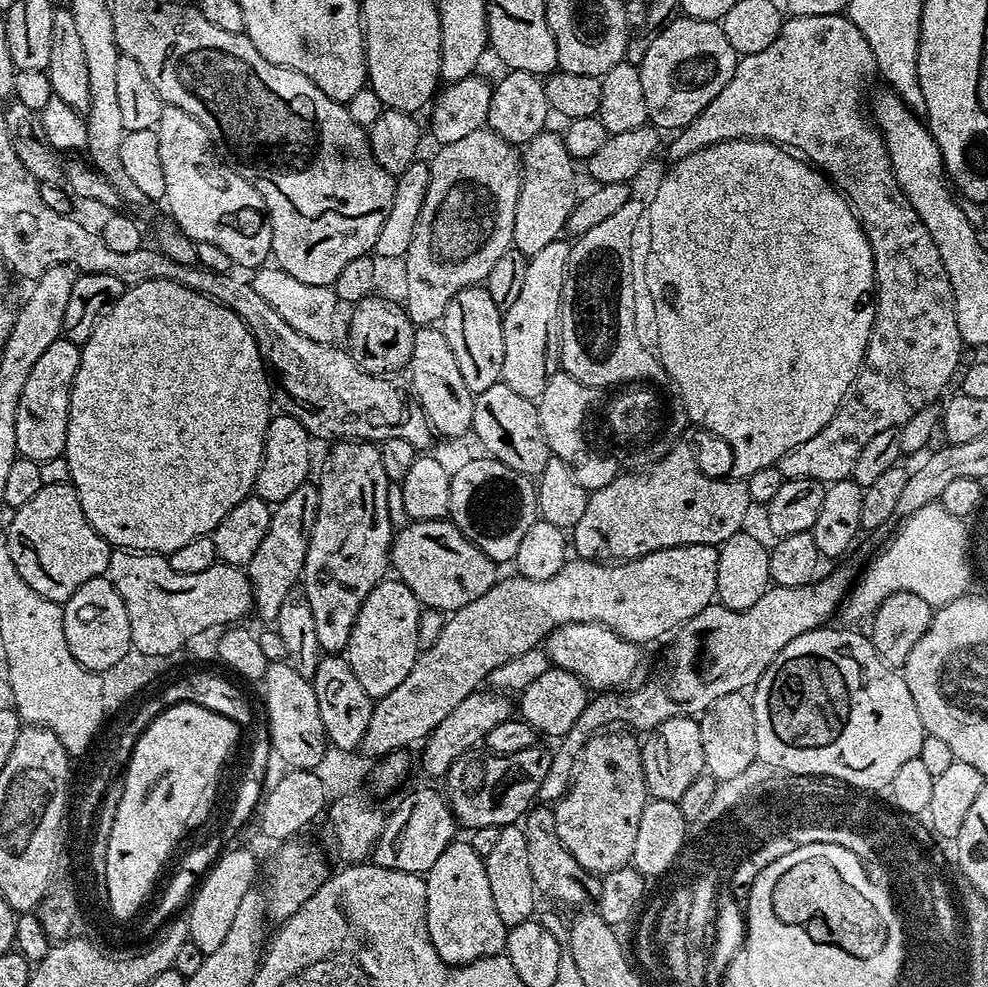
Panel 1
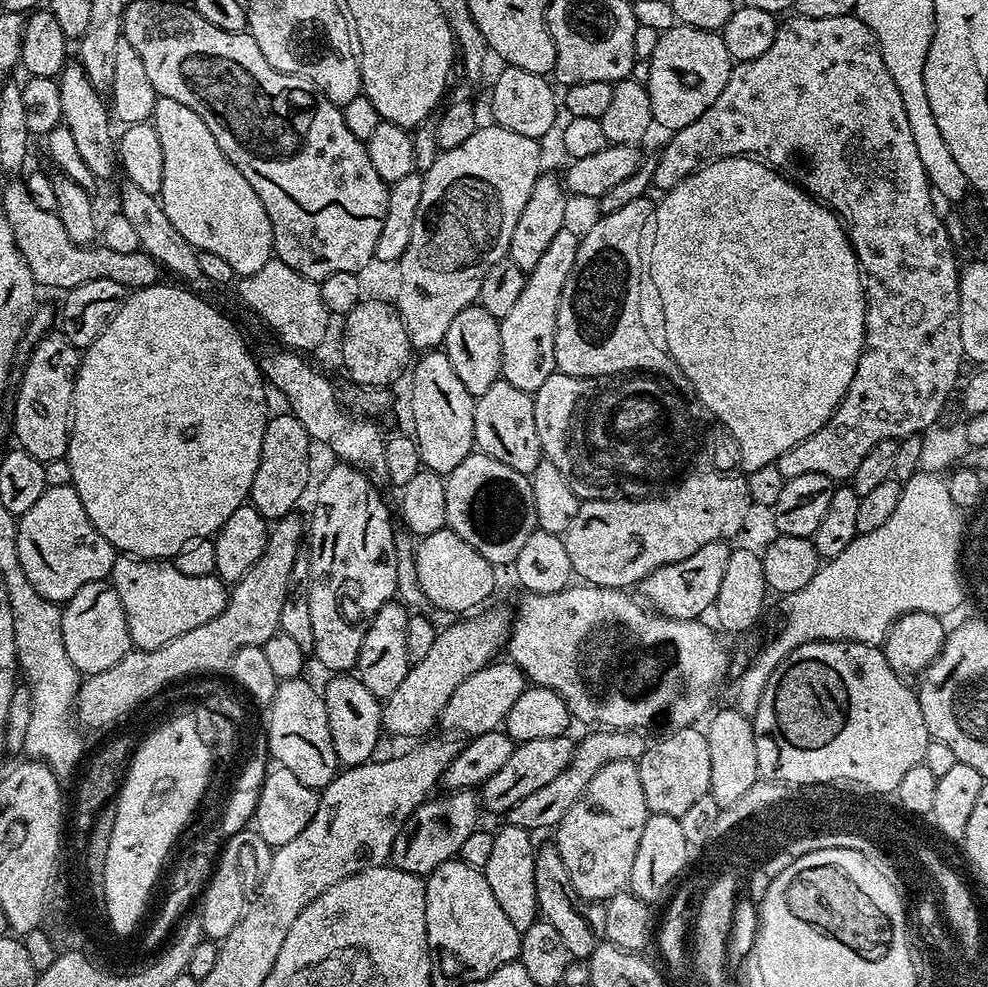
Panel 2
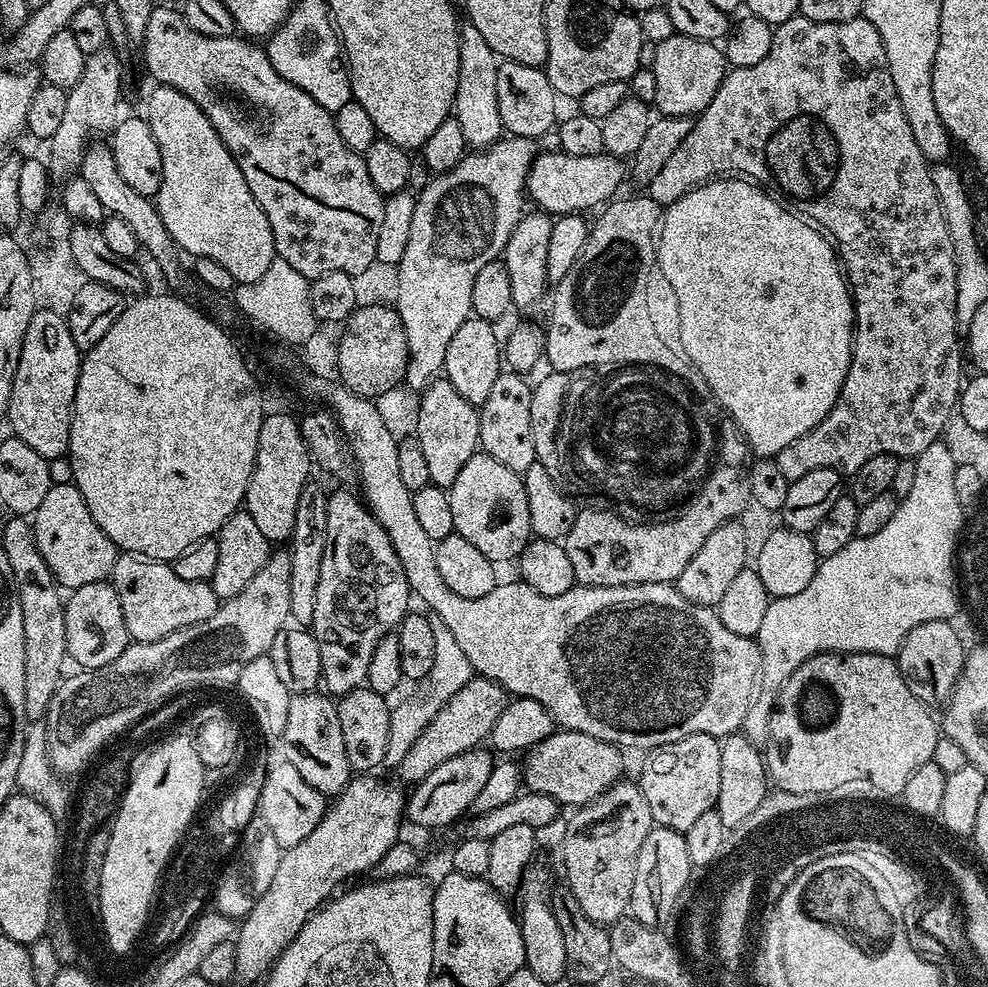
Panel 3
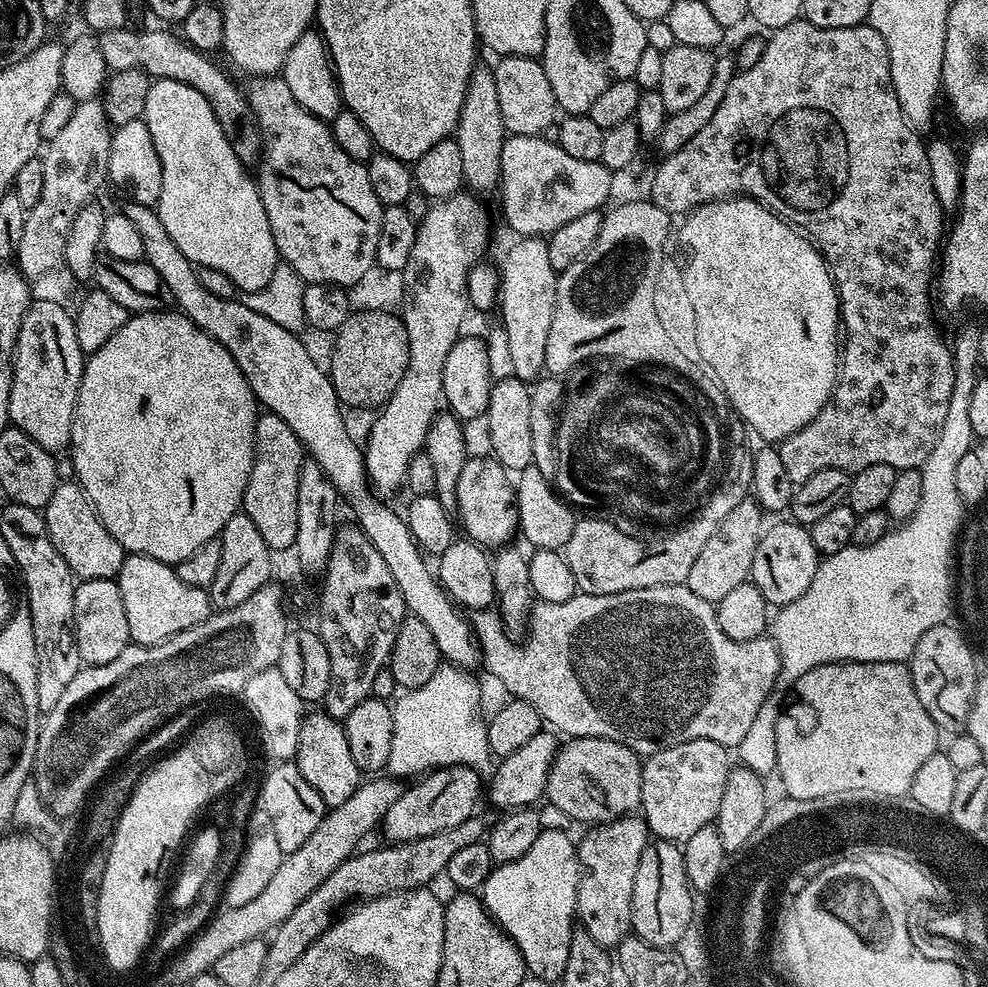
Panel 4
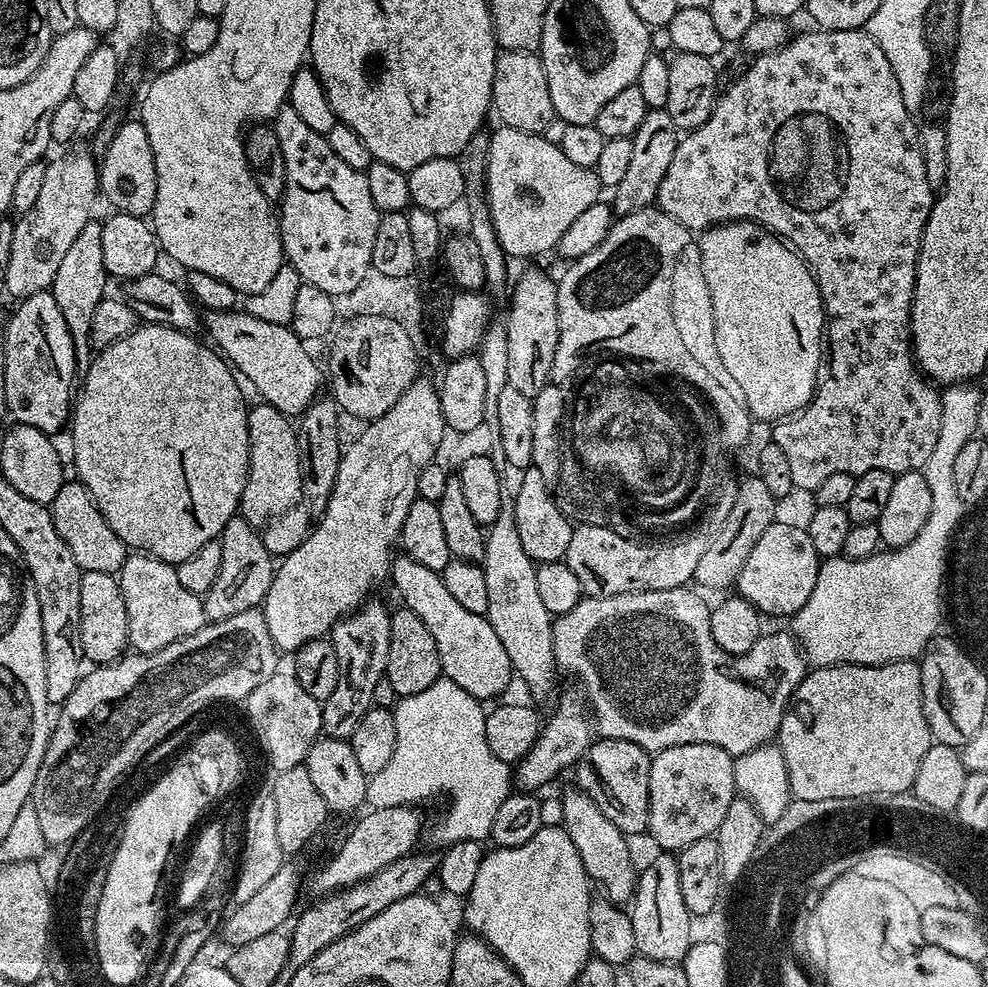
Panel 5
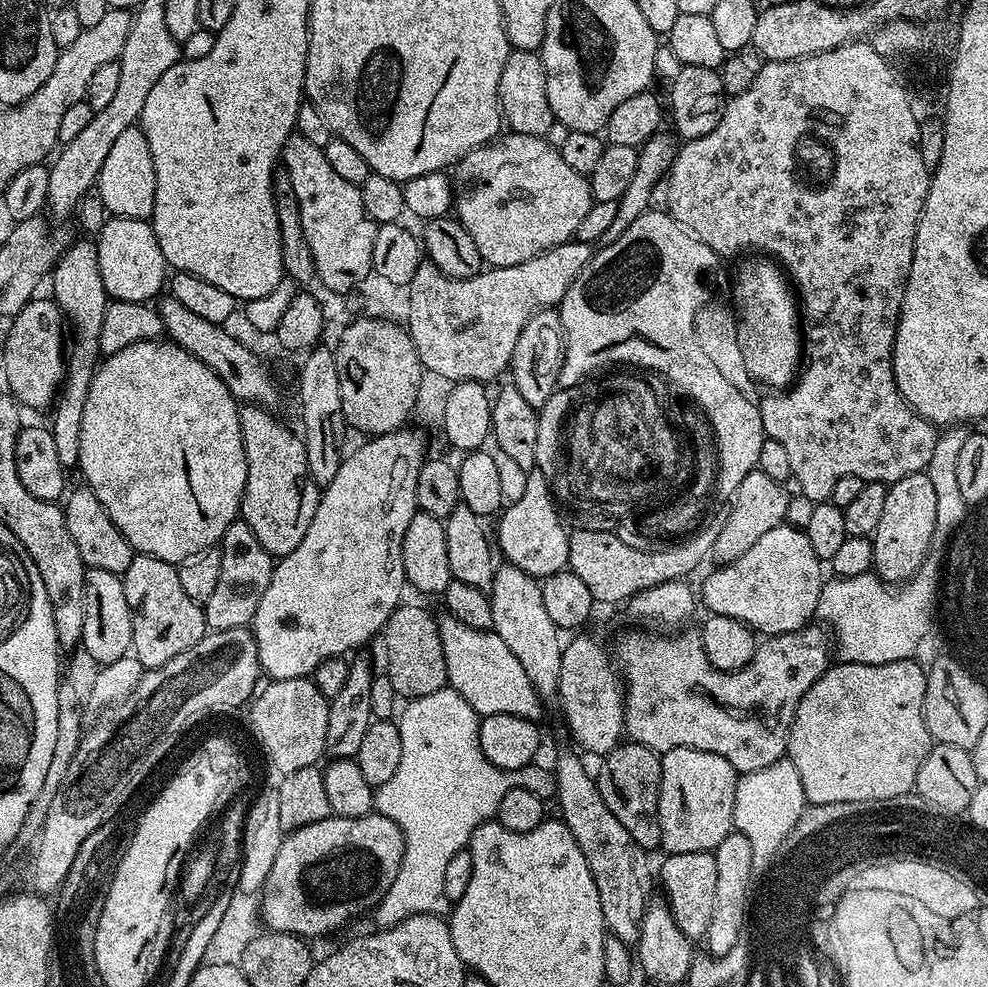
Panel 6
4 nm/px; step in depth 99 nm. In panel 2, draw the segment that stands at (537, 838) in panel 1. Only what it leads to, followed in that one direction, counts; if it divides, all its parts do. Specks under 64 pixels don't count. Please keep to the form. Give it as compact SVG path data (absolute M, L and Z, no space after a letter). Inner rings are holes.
M555 843L540 844L536 849L536 865L534 866L534 886L536 887L536 907L543 923L554 926L566 945L569 957L576 962L587 961L588 955L596 949L602 928L592 921L593 905L576 893L570 882L570 874L566 870L566 862L562 862L562 854L558 854Z

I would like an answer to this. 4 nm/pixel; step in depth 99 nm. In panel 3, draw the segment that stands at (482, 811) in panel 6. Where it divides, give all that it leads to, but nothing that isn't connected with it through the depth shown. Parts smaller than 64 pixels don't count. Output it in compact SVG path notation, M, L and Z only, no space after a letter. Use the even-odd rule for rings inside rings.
M428 612L426 618L434 637L434 665L430 668L430 674L413 687L414 692L392 708L386 756L383 758L385 767L396 768L402 763L406 752L413 746L420 733L429 726L429 722L435 718L437 712L451 700L456 692L475 677L469 659L455 641L454 634L447 625L443 624L442 618L433 612Z

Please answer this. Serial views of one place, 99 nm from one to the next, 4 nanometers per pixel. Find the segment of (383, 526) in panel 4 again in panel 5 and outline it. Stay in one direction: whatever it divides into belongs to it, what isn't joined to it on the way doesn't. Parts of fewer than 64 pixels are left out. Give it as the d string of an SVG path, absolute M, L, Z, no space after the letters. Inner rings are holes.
M233 310L233 311L205 311L202 316L202 328L203 331L206 333L208 331L207 339L211 341L213 345L219 351L222 353L225 360L228 361L229 364L232 365L233 369L245 381L246 379L249 380L250 383L252 383L252 388L254 391L257 392L259 399L263 401L263 403L269 404L270 406L274 406L277 408L280 413L282 413L283 416L289 417L289 418L296 418L299 417L301 414L303 414L305 411L307 411L308 407L312 404L313 400L317 399L321 395L322 389L320 389L320 383L325 383L326 376L325 373L322 371L321 365L320 368L318 365L316 365L316 360L314 357L311 356L310 353L308 353L309 345L305 343L304 340L300 339L299 336L297 336L291 327L287 324L275 324L274 322L262 322L262 318L254 318L246 311L243 310ZM400 554L392 561L390 584L400 591L403 607L409 608L430 630L434 646L438 646L438 662L442 676L450 682L462 686L466 693L481 702L495 701L514 680L514 673L506 649L494 632L494 626L486 615L470 614L446 590L446 582L441 573L414 562L407 554Z

